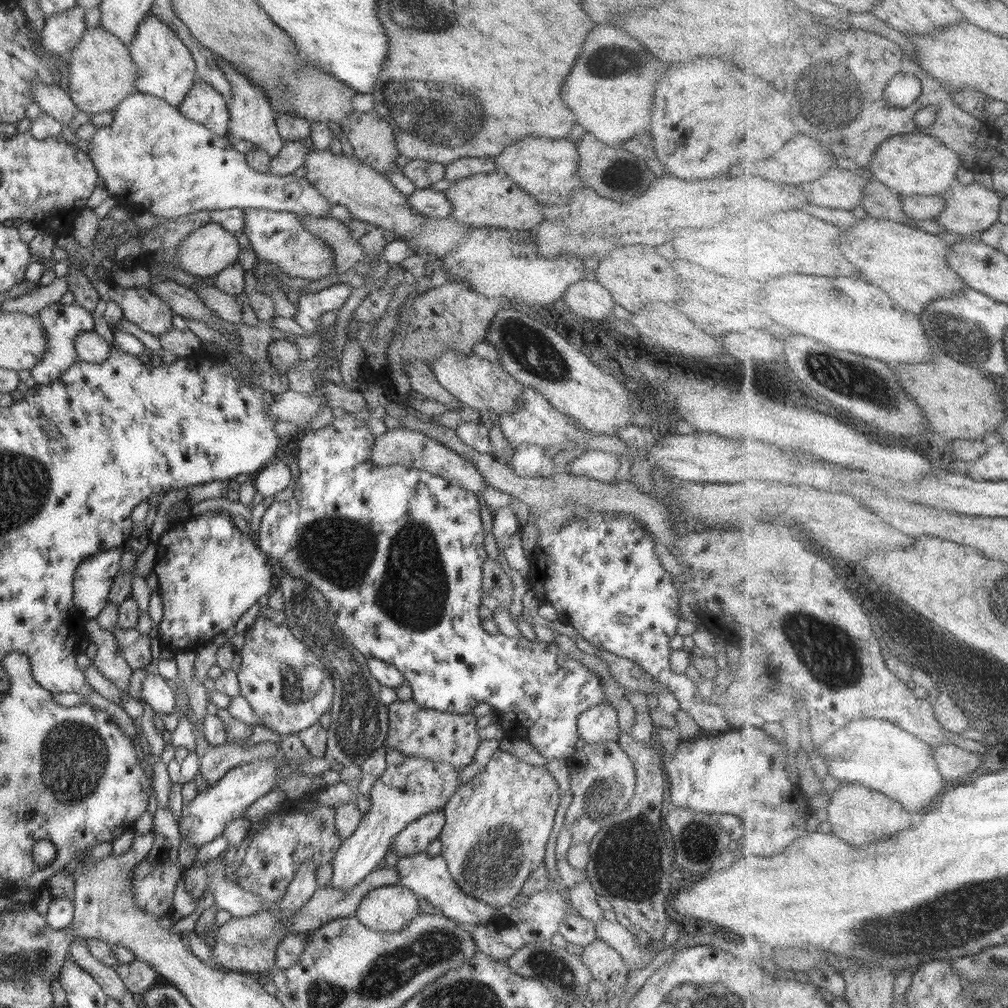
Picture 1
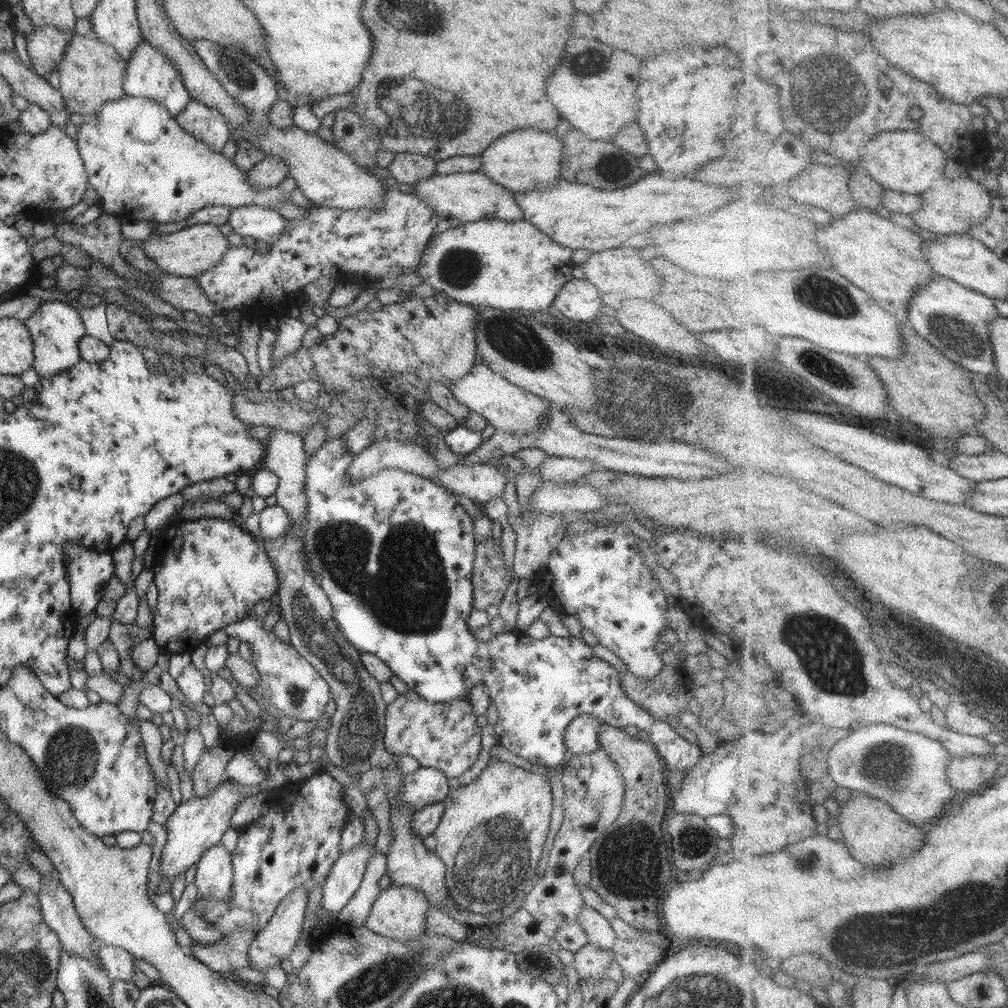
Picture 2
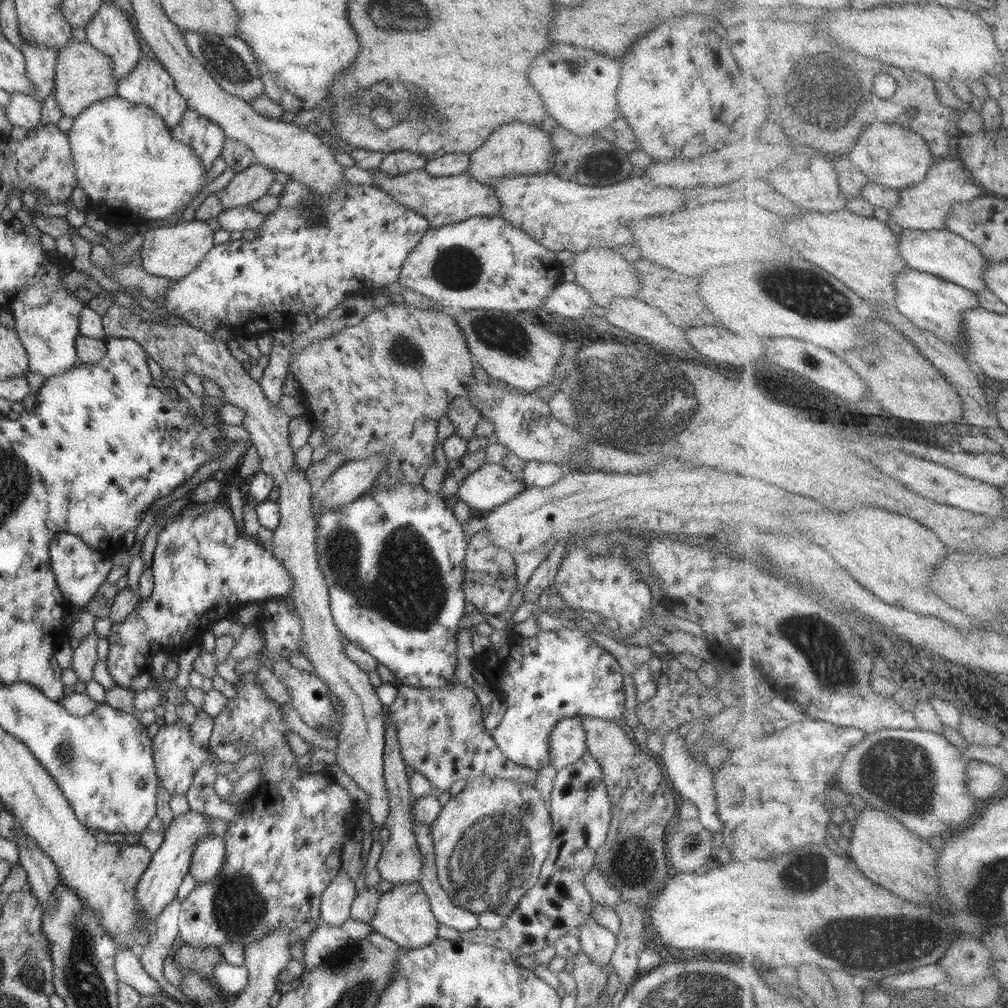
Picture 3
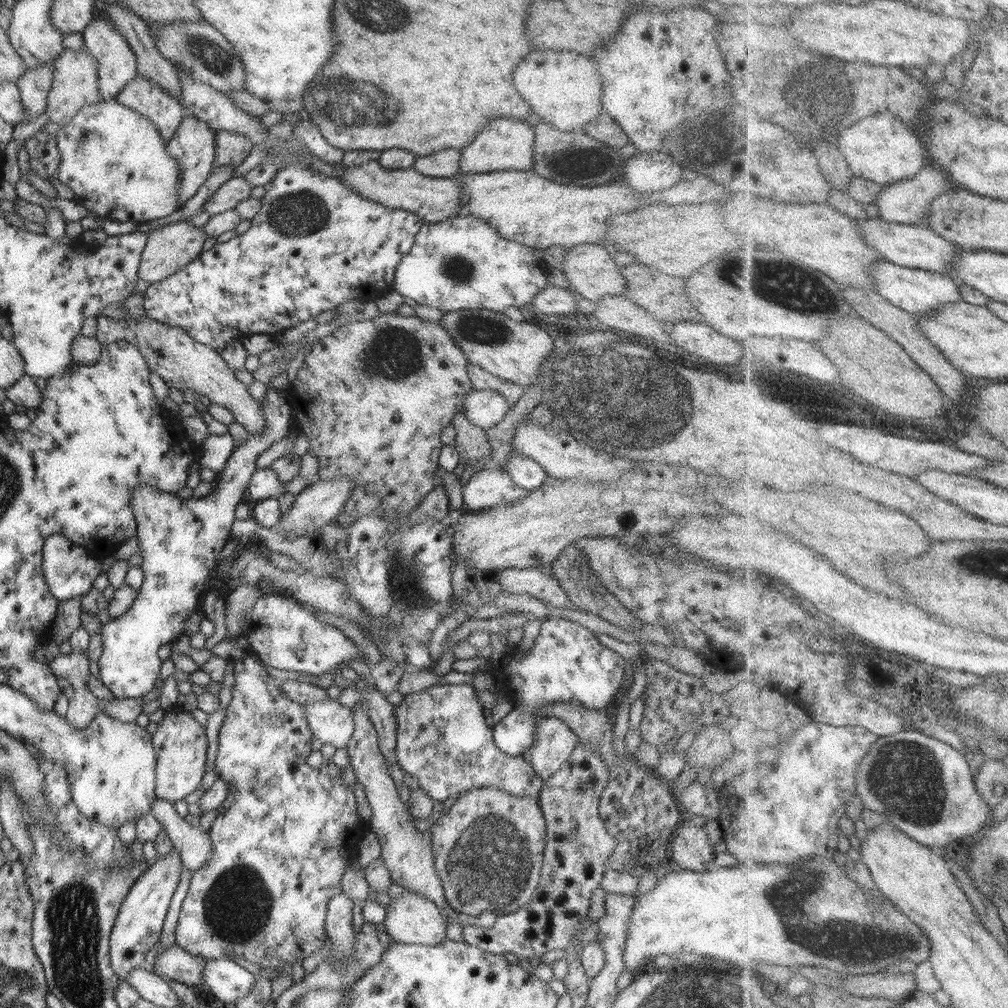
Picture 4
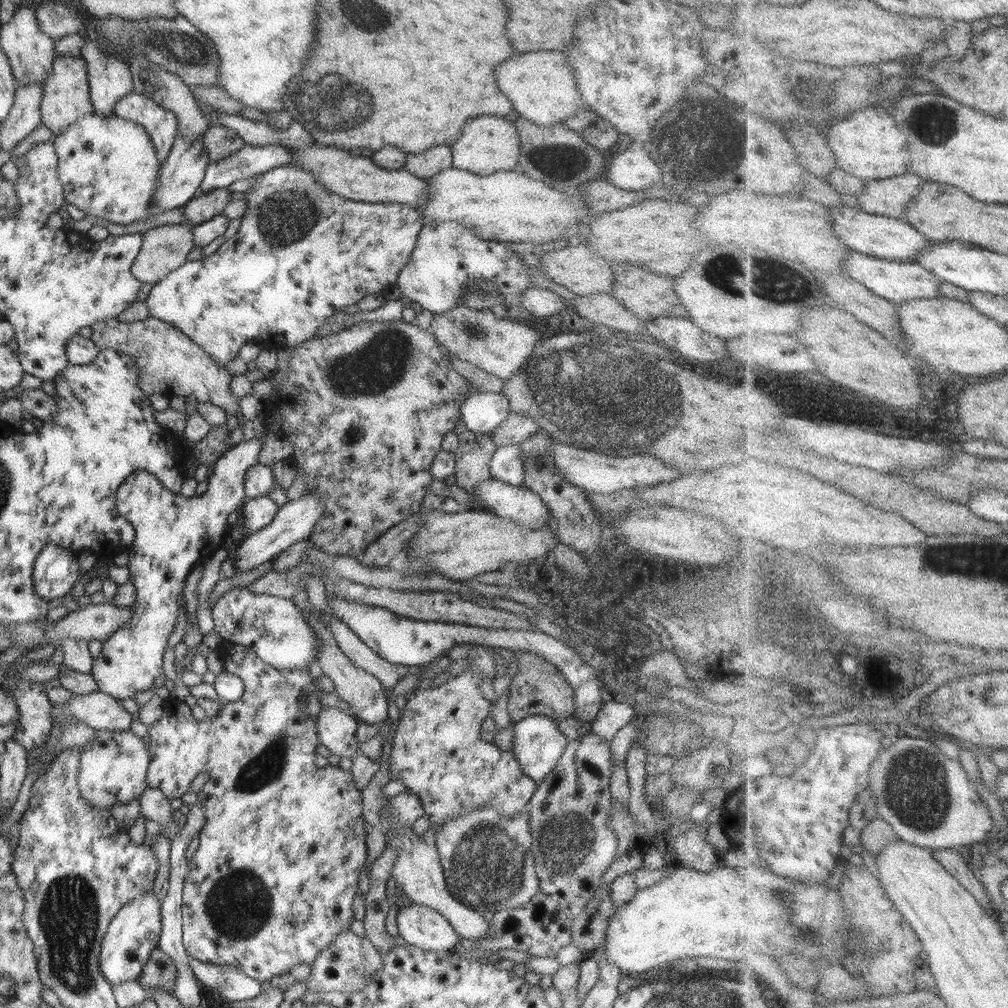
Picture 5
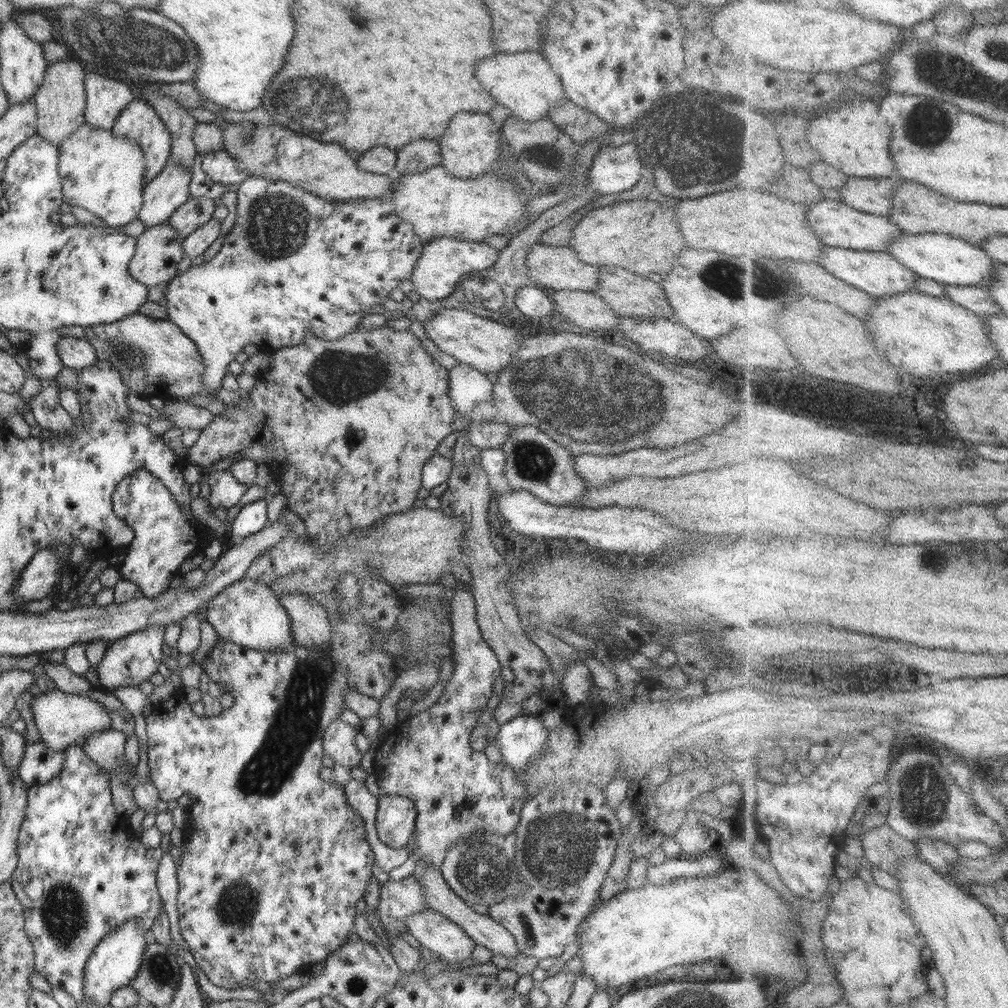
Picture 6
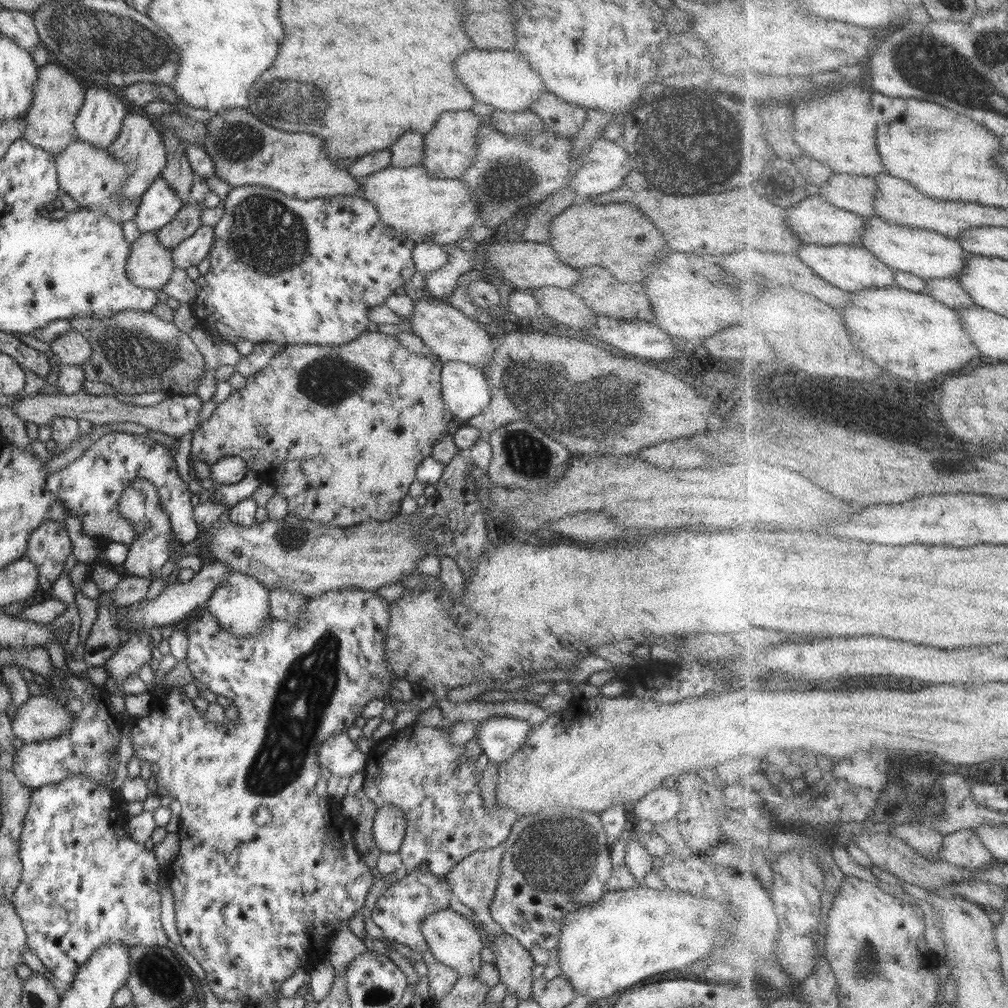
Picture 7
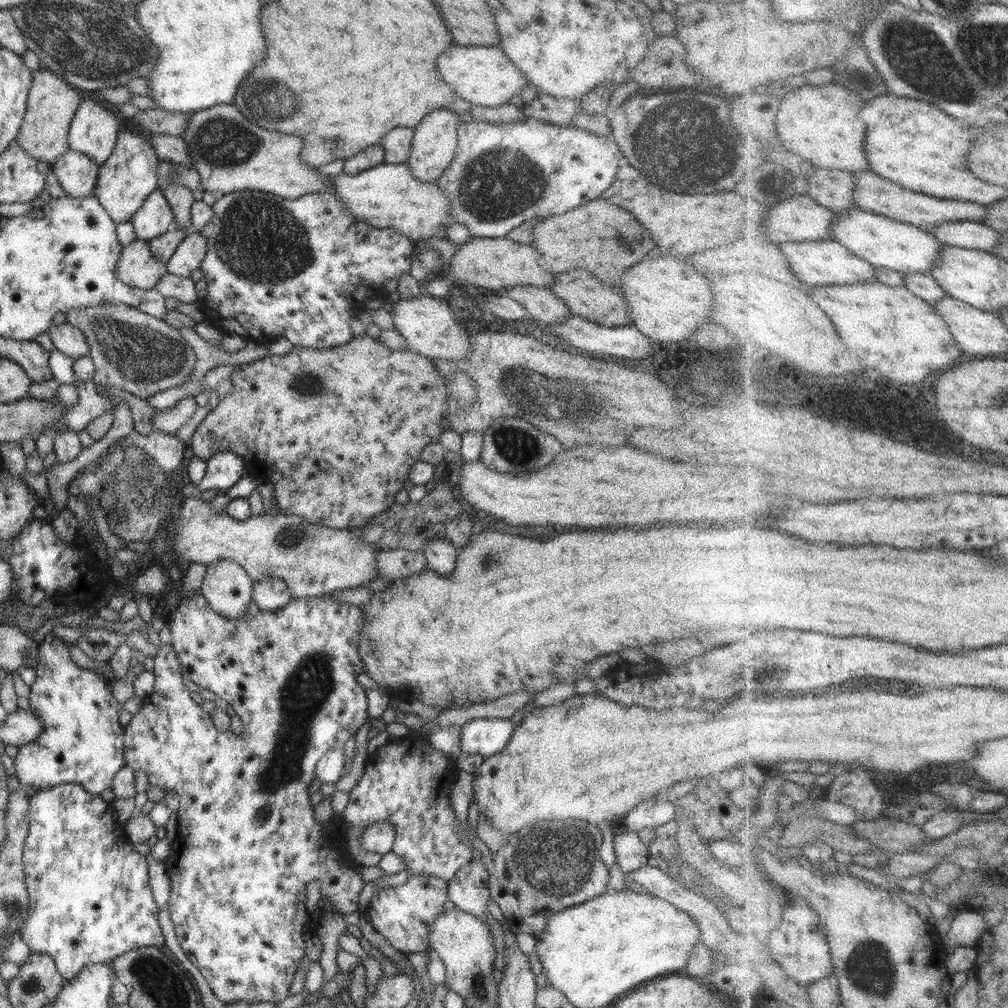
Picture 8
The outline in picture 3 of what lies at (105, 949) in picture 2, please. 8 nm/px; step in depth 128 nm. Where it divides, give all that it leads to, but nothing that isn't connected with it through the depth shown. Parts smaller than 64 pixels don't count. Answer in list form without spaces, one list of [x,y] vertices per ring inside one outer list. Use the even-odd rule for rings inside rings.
[[[119,948],[114,955],[114,972],[119,982],[126,983],[134,988],[142,997],[160,995],[162,988],[140,964],[137,952],[128,948]]]

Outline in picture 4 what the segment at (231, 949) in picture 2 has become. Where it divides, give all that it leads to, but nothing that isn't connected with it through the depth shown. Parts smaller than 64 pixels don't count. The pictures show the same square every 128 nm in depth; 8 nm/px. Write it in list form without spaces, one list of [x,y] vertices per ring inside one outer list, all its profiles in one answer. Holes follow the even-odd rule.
[[[174,945],[170,948],[166,947],[160,956],[156,956],[152,972],[160,977],[170,978],[170,981],[191,986],[204,982],[202,981],[204,964],[206,964],[204,957],[192,956],[180,946]]]

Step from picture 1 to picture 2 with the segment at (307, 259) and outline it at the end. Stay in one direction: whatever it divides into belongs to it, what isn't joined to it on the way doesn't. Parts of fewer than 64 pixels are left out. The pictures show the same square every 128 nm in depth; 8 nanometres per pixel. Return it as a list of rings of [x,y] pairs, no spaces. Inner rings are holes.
[[[258,205],[239,206],[233,208],[230,211],[227,223],[232,227],[234,232],[240,234],[240,236],[252,236],[252,238],[258,242],[272,246],[278,235],[284,232],[287,219],[280,216],[275,210],[267,209]]]

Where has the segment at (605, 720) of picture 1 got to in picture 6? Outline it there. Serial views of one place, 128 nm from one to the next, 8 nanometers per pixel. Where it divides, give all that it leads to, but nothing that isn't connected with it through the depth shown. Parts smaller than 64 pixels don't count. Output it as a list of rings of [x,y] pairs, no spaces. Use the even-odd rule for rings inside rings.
[[[525,714],[501,724],[496,742],[502,761],[516,771],[532,767],[546,748],[548,735],[538,716]]]

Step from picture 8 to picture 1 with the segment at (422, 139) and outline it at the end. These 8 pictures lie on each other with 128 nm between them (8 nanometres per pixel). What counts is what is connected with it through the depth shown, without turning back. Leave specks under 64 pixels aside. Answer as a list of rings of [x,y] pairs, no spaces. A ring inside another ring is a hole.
[[[527,136],[518,144],[507,146],[493,159],[498,172],[506,173],[540,203],[563,205],[574,191],[585,189],[581,178],[576,176],[579,154],[574,140]]]

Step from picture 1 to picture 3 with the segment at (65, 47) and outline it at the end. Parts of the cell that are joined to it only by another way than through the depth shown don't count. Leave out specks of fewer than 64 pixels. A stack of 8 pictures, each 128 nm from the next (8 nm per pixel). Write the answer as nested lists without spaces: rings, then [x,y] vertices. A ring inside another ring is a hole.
[[[22,42],[19,50],[25,58],[27,80],[33,84],[35,99],[43,105],[45,99],[55,87],[55,68],[58,58],[58,49],[50,47],[36,47]]]

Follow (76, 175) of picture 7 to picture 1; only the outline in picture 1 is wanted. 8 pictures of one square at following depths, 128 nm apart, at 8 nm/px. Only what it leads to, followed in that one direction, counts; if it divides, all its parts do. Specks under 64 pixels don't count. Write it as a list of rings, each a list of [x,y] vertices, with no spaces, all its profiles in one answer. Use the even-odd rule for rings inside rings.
[[[136,91],[132,96],[128,96],[125,100],[120,102],[120,106],[114,110],[113,120],[108,126],[100,126],[96,133],[92,136],[88,143],[88,153],[90,160],[95,166],[100,180],[104,182],[106,190],[118,200],[120,205],[125,205],[128,208],[135,206],[138,208],[148,208],[148,212],[154,216],[161,216],[161,218],[178,218],[179,216],[187,216],[193,212],[202,210],[228,210],[231,208],[246,209],[266,209],[274,212],[292,212],[294,214],[305,214],[315,217],[328,217],[328,210],[334,205],[330,204],[306,179],[305,177],[296,177],[293,174],[288,176],[276,176],[275,174],[268,174],[256,172],[250,168],[245,159],[245,154],[236,151],[232,147],[232,140],[228,136],[218,136],[211,130],[208,130],[203,124],[194,122],[189,118],[184,117],[177,107],[171,106],[166,101],[152,97],[149,94],[142,94]]]

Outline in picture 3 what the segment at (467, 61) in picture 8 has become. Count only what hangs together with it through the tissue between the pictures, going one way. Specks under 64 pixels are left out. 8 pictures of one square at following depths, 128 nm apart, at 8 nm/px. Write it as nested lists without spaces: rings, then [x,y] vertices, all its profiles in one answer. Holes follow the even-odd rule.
[[[556,44],[544,50],[528,70],[530,84],[538,90],[540,98],[544,100],[547,116],[554,118],[558,125],[578,136],[596,136],[599,130],[605,129],[614,119],[620,116],[616,93],[620,84],[620,62],[616,57],[610,58],[607,54],[598,54],[595,50],[581,46],[562,46]]]

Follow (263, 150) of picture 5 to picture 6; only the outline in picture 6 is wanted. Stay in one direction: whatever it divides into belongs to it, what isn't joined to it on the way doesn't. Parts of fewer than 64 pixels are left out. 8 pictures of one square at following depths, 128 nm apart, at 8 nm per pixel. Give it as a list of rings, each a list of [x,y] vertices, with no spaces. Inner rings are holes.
[[[224,149],[202,155],[202,170],[221,185],[239,185],[251,176],[247,170],[239,170],[237,160]]]

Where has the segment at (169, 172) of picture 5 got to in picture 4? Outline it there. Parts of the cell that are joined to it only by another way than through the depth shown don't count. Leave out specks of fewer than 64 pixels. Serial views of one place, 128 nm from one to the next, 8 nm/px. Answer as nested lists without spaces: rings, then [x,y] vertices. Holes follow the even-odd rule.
[[[191,114],[186,115],[178,125],[174,136],[167,142],[166,148],[170,158],[177,160],[180,169],[179,187],[177,188],[177,200],[185,203],[206,182],[210,172],[215,167],[216,158],[216,131],[205,122],[198,120]]]

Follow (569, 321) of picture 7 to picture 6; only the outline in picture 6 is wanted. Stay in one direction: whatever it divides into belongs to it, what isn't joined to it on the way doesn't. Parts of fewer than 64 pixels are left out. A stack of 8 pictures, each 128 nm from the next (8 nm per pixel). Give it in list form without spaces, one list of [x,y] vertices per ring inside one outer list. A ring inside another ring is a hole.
[[[573,290],[549,291],[555,311],[562,313],[570,322],[582,328],[614,328],[622,316],[614,314],[602,298],[591,292]]]

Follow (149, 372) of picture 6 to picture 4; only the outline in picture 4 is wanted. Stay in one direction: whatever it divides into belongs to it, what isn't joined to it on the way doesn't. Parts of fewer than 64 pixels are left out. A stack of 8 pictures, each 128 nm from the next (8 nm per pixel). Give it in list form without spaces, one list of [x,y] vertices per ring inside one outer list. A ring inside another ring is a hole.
[[[100,314],[95,319],[97,327],[93,337],[100,344],[112,344],[116,341],[133,344],[148,363],[148,368],[156,372],[169,388],[193,390],[209,403],[227,408],[232,412],[235,421],[242,424],[252,436],[260,436],[264,432],[262,402],[256,401],[248,393],[248,387],[236,379],[234,371],[228,369],[228,365],[222,359],[221,352],[196,342],[182,328],[162,324],[150,317],[116,320]]]

